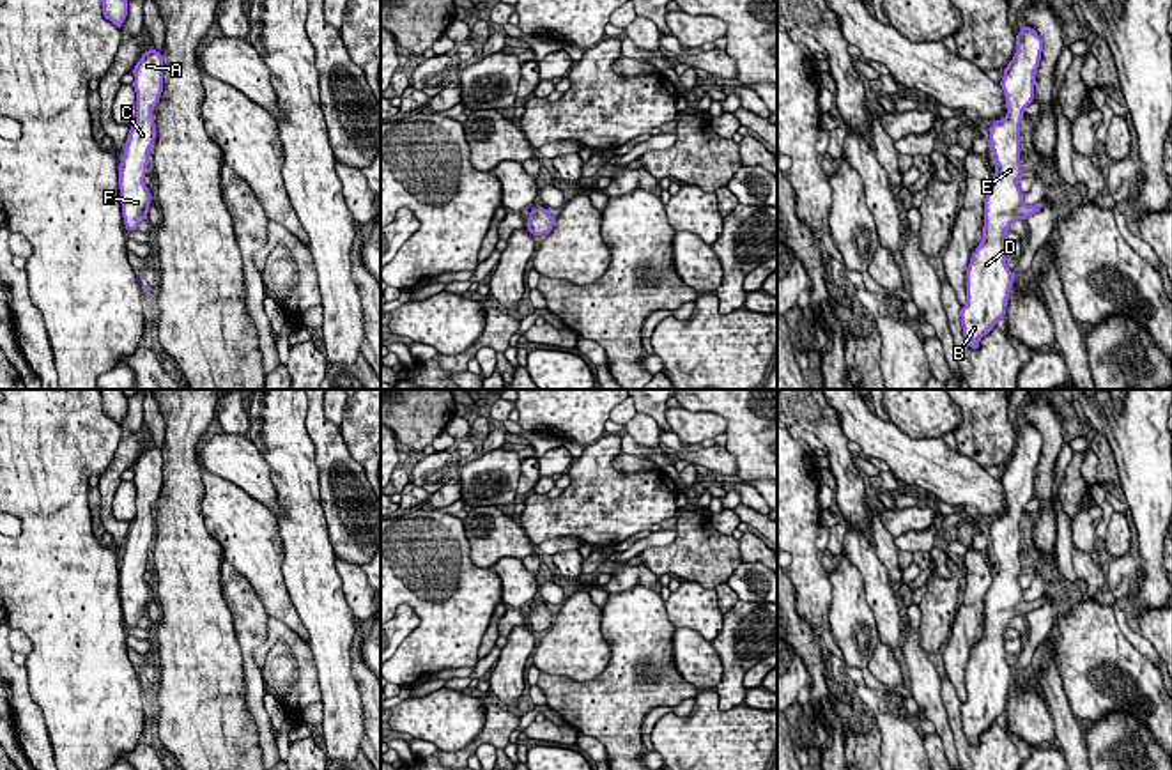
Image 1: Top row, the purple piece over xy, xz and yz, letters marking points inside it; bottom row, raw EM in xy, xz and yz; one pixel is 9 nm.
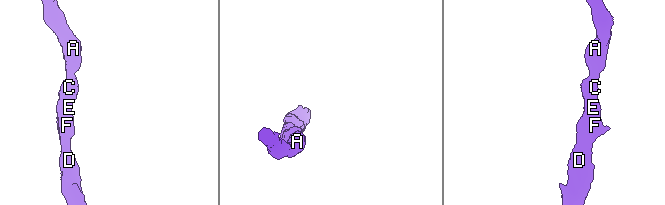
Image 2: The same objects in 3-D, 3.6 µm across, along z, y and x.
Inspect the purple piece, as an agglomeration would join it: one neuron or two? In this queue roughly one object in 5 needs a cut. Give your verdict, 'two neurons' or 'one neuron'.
one neuron

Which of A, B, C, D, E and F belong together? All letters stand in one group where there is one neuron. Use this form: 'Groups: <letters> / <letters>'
Groups: A B C D E F

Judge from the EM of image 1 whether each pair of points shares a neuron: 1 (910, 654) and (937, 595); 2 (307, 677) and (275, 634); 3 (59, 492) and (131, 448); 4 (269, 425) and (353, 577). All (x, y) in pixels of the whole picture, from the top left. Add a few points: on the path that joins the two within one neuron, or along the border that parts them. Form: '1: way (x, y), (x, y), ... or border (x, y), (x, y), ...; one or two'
1: border (917, 629), (919, 641), (930, 654); two
2: way (305, 664), (303, 654), (287, 638); one
3: border (121, 441), (100, 477); two
4: border (335, 558), (342, 593), (347, 600); two

